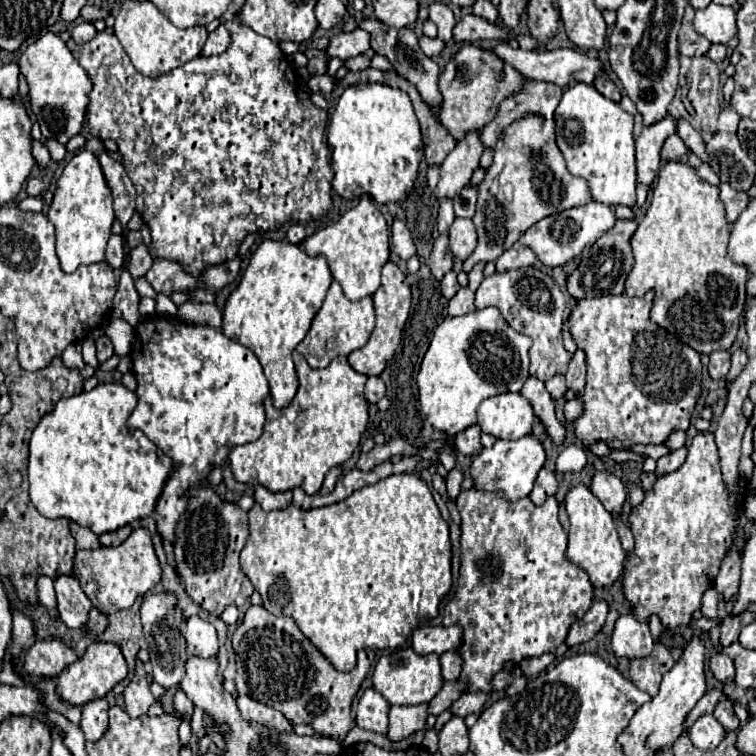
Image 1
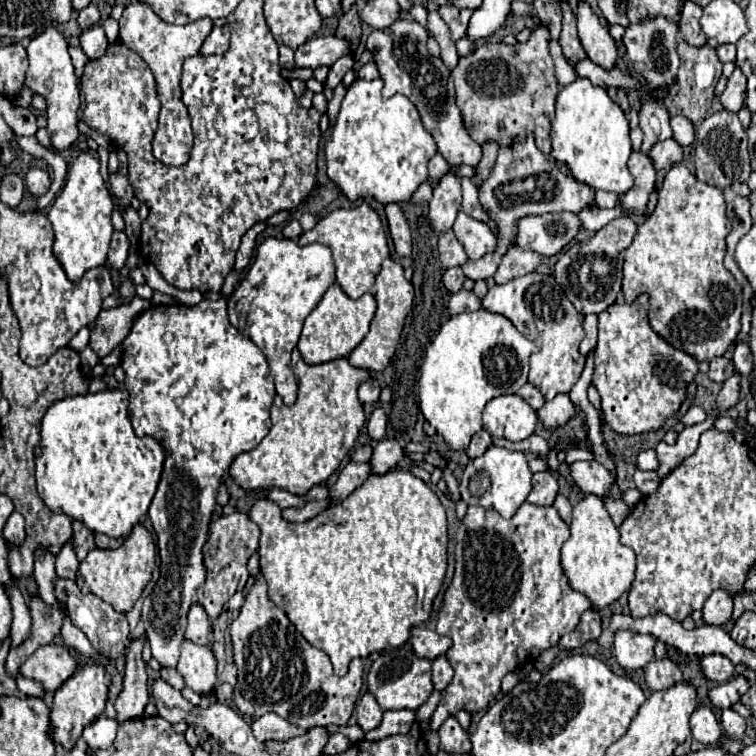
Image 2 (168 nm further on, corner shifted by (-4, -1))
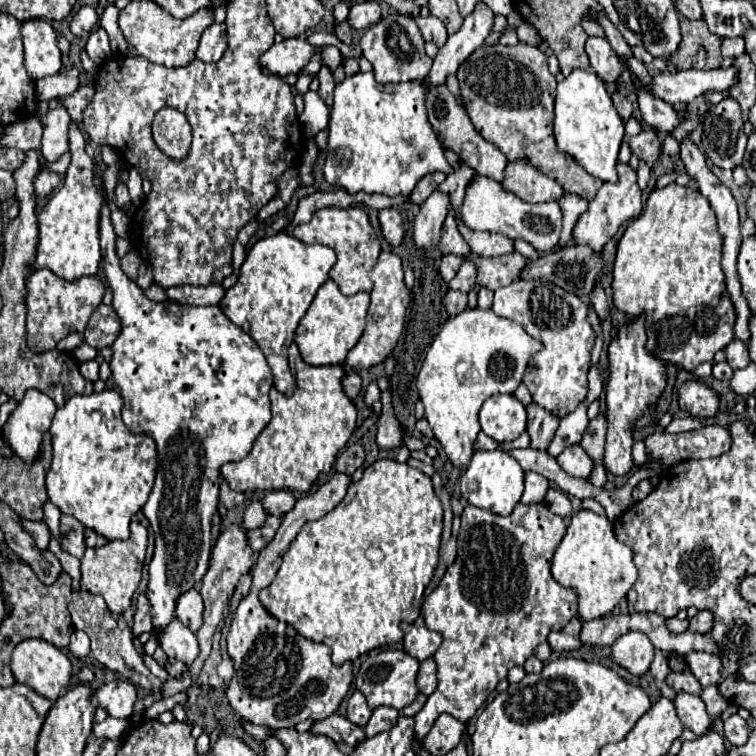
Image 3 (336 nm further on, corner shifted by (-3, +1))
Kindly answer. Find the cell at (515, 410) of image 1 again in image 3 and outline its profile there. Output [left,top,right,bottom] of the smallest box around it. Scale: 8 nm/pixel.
[480,395,526,443]

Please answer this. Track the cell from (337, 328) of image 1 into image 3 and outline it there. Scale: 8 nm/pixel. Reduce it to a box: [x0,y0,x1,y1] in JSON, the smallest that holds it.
[296,279,370,365]

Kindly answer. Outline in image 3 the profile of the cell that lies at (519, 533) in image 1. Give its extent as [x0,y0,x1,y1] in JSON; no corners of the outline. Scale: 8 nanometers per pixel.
[414,503,578,739]

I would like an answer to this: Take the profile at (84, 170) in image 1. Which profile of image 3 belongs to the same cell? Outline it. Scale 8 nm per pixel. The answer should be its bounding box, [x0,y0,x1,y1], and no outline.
[36,123,104,281]

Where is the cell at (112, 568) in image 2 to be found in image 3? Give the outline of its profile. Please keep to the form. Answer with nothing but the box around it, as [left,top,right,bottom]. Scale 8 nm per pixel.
[80,517,148,615]

